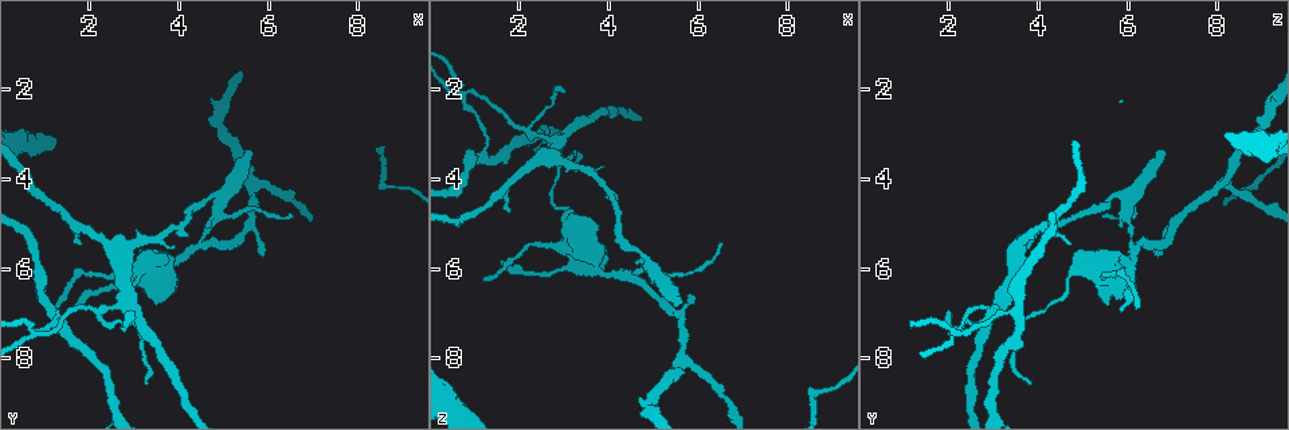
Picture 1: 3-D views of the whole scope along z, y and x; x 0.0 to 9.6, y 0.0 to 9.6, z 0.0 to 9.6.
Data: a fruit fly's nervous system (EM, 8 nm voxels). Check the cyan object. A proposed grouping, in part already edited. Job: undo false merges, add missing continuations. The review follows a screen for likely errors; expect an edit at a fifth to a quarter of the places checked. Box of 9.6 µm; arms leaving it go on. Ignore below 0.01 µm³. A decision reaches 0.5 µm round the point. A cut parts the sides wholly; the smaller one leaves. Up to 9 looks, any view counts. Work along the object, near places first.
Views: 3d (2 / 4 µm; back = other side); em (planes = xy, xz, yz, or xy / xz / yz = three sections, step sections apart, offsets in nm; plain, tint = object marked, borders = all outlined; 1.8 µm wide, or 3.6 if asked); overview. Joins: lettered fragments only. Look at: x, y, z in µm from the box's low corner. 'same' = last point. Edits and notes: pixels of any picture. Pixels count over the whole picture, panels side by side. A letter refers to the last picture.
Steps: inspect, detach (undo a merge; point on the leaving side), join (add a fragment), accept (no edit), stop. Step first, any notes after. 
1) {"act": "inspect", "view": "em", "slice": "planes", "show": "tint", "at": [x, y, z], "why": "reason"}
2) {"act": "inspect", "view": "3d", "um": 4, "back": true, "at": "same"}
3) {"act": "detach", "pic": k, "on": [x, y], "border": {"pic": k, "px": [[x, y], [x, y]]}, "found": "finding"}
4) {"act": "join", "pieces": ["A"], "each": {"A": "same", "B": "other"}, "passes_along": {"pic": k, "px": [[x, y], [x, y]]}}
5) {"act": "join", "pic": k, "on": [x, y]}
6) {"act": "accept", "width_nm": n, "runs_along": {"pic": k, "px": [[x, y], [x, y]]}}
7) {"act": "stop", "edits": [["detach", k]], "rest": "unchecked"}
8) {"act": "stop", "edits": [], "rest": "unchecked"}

{"act": "inspect", "view": "em", "slice": "xz", "step": 16, "show": "plain", "at": [4.50, 5.50, 6.20], "why": "thin neck"}

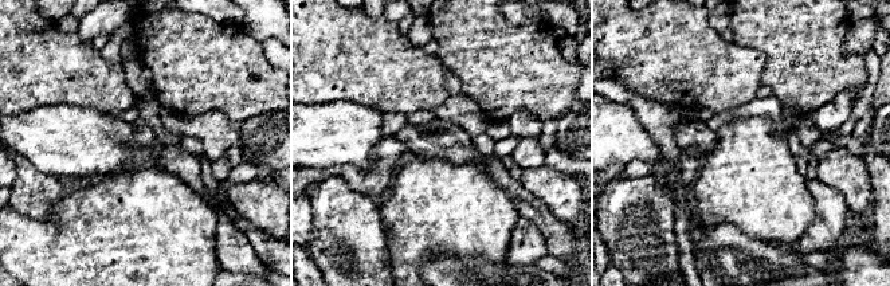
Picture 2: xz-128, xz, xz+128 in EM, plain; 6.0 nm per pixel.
{"act": "inspect", "view": "em", "slice": "xz", "step": 16, "show": "tint", "at": "same"}

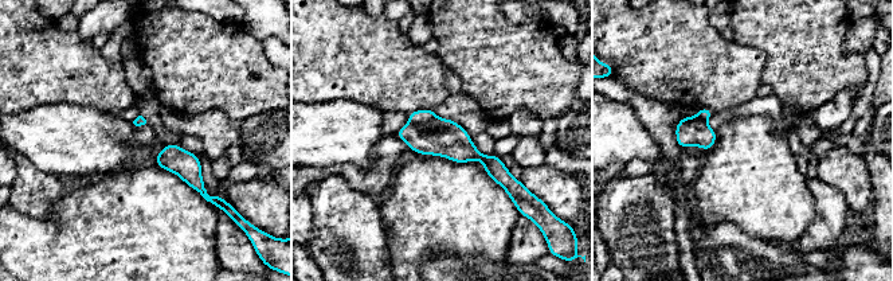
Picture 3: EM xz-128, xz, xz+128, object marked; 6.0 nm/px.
{"act": "inspect", "view": "em", "slice": "xz", "step": 16, "show": "borders", "at": "same"}

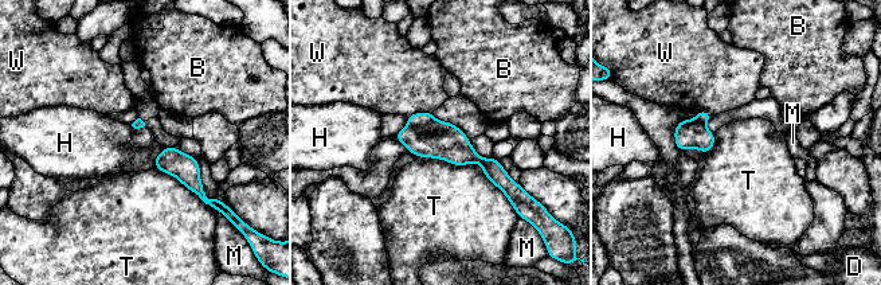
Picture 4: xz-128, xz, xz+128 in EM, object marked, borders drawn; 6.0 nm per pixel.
{"act": "detach", "pic": 4, "on": [442, 140], "each": {"B": "other", "D": "other", "H": "other", "M": "other", "T": "other", "W": "other"}, "border": {"pic": 4, "px": [[437, 120], [429, 124], [408, 125]]}, "found": "two neurons meet here"}

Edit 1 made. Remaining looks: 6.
{"act": "inspect", "view": "overview"}

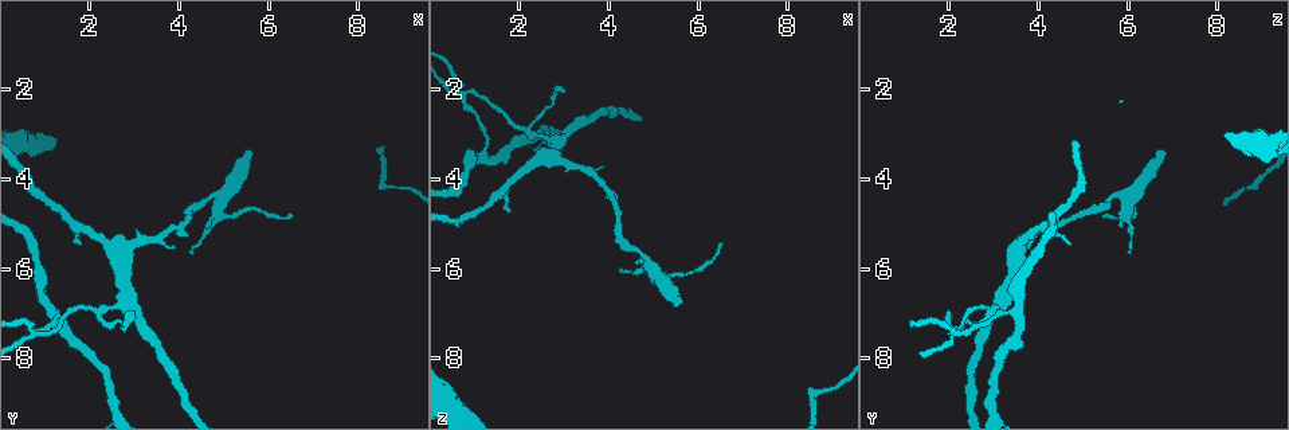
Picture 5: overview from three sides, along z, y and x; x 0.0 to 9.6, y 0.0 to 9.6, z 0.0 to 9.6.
{"act": "inspect", "view": "em", "slice": "planes", "show": "tint", "at": [2.75, 6.75, 3.15], "why": "abrupt turn"}

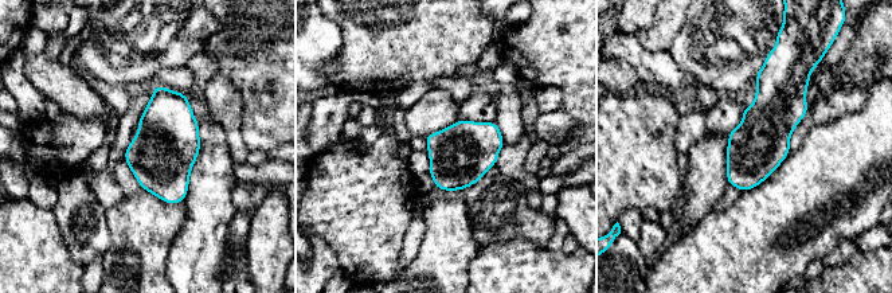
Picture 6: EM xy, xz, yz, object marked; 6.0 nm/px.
{"act": "inspect", "view": "em", "slice": "planes", "show": "borders", "at": "same"}

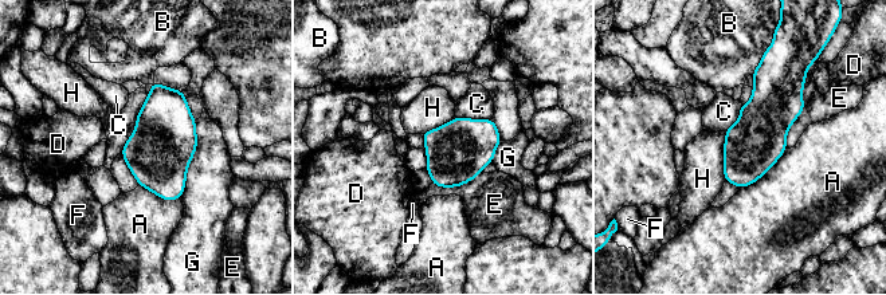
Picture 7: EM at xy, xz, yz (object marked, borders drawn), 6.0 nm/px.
{"act": "accept", "width_nm": 360, "each": {"A": "other", "B": "other", "C": "other", "D": "other", "E": "other", "F": "other", "G": "other", "H": "other"}, "border": {"pic": 7, "px": [[725, 132], [724, 180]]}, "found": "all the same neuron"}

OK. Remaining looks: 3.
{"act": "stop", "edits": [["detach", 4]], "rest": "unchecked"}

